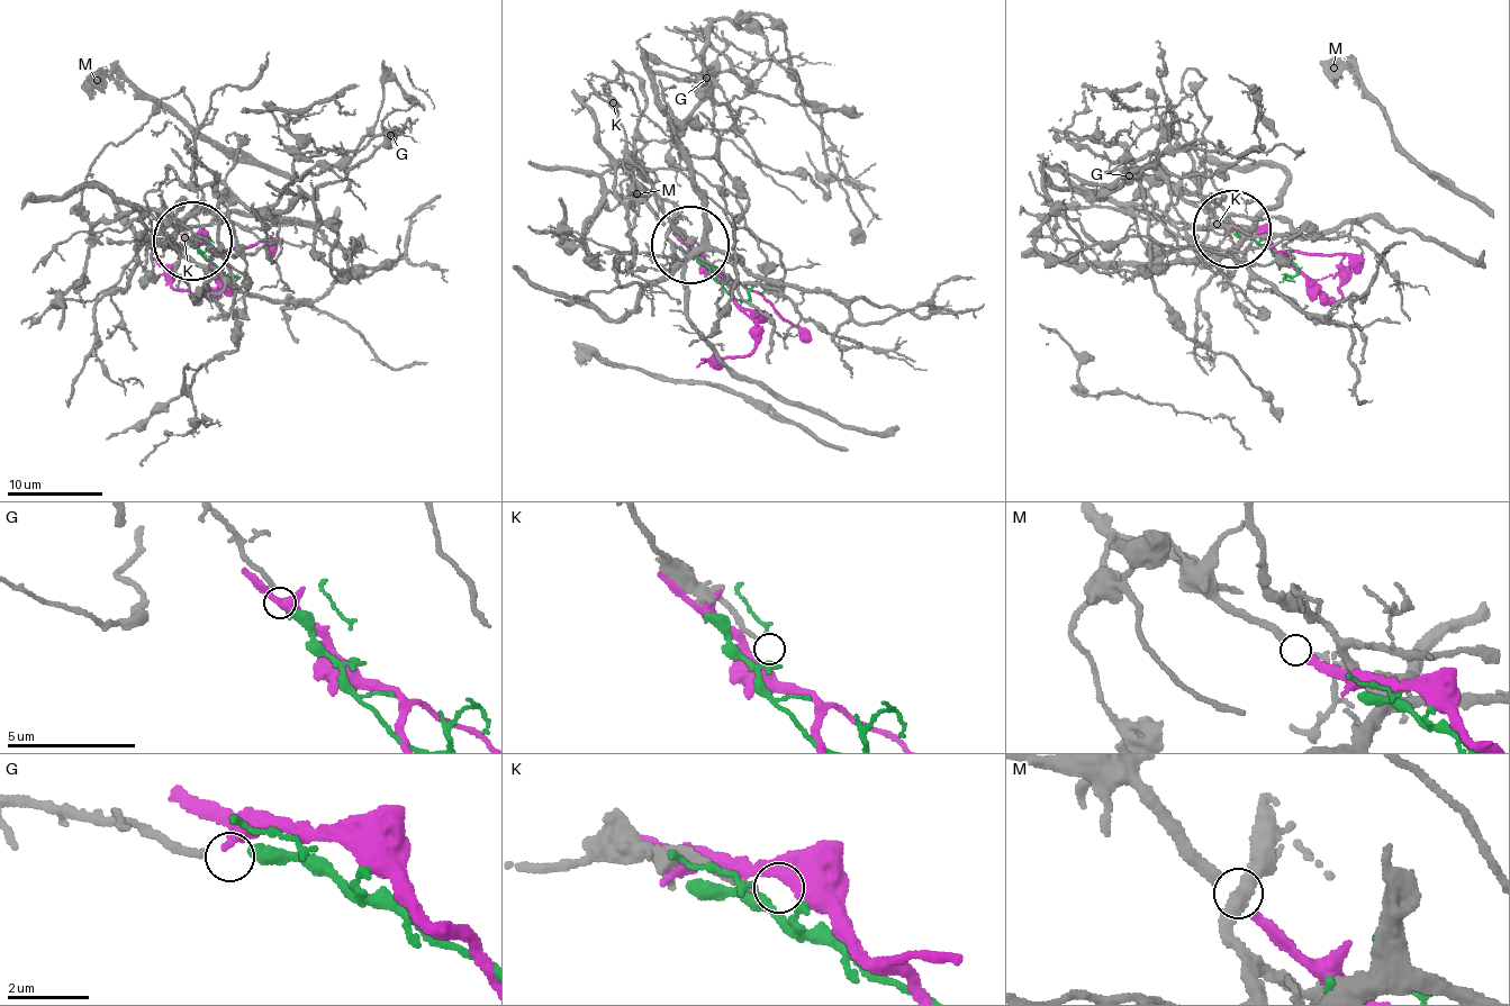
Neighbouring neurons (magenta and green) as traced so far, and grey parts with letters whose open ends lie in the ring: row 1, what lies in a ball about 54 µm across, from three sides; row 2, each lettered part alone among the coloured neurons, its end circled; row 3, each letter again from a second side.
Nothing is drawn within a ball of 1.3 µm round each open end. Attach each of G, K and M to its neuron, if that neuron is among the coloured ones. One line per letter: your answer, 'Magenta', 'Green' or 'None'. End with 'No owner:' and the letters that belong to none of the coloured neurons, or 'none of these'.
G: Green
K: None
M: Magenta
No owner: K

